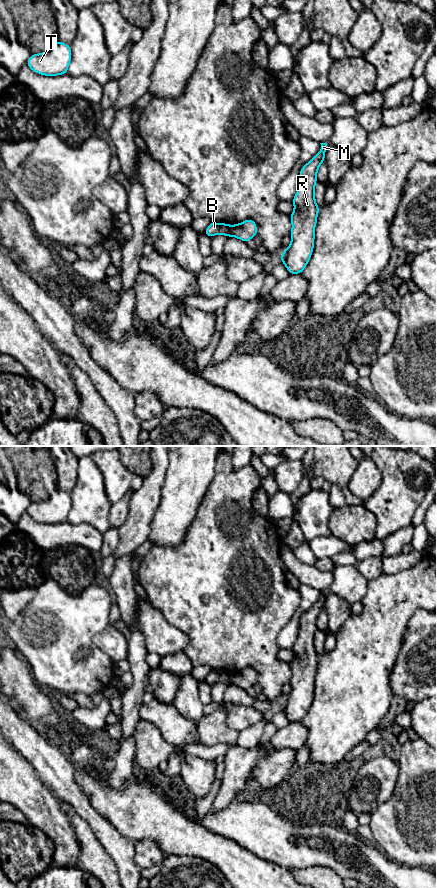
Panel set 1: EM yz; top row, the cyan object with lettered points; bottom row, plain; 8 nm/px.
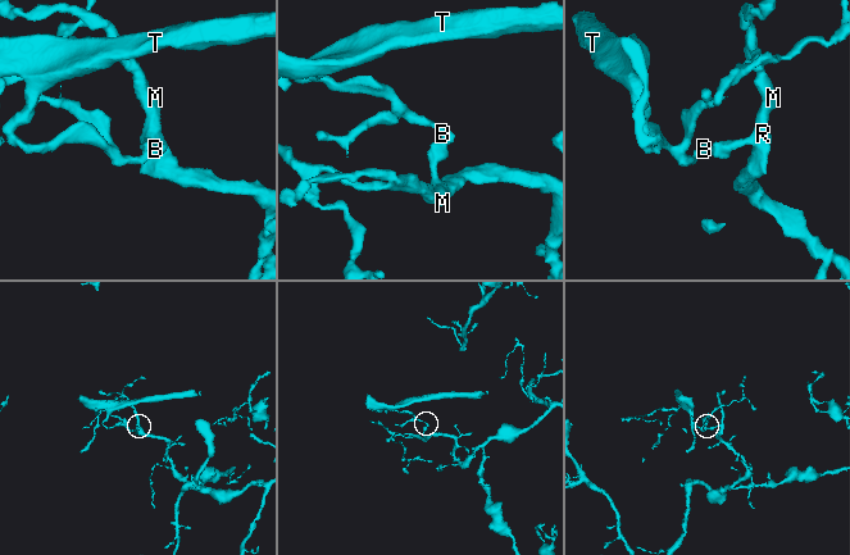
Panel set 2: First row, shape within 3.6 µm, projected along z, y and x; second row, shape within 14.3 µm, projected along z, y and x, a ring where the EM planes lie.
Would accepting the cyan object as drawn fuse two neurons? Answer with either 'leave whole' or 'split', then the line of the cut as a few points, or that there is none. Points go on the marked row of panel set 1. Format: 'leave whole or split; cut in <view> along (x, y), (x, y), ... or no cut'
split; cut in yz along (228, 225), (230, 235)

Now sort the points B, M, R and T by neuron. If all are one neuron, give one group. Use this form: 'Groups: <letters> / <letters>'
Groups: B T / M R

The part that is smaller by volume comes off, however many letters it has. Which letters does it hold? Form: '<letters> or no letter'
B, T

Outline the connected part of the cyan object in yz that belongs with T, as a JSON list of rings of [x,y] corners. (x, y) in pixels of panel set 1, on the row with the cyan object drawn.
[[[55,41],[46,52],[32,54],[26,64],[38,74],[58,76],[68,73],[71,57],[71,46]]]

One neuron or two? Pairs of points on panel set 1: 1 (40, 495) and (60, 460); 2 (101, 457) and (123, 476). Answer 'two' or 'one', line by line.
1: two
2: one

